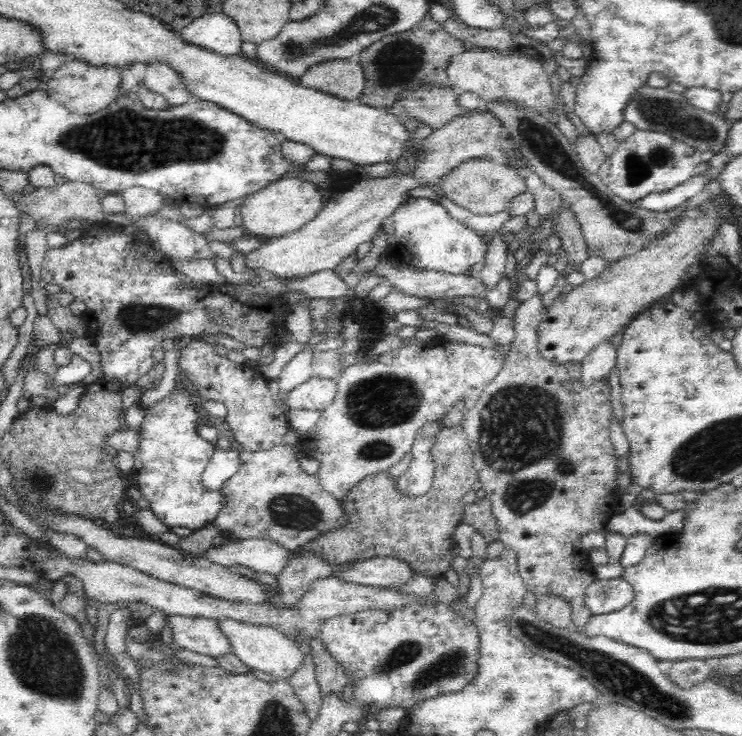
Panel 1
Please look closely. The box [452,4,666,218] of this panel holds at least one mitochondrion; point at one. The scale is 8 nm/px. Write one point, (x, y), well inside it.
(546, 147)

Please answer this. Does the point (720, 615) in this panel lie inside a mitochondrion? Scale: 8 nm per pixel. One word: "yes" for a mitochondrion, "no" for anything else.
yes

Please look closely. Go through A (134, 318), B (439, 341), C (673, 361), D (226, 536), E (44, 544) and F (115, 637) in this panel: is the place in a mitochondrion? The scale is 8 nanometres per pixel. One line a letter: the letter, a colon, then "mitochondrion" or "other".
A: mitochondrion
B: other
C: other
D: other
E: other
F: other

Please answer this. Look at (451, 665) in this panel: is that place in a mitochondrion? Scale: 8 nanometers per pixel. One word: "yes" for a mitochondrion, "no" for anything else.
yes

